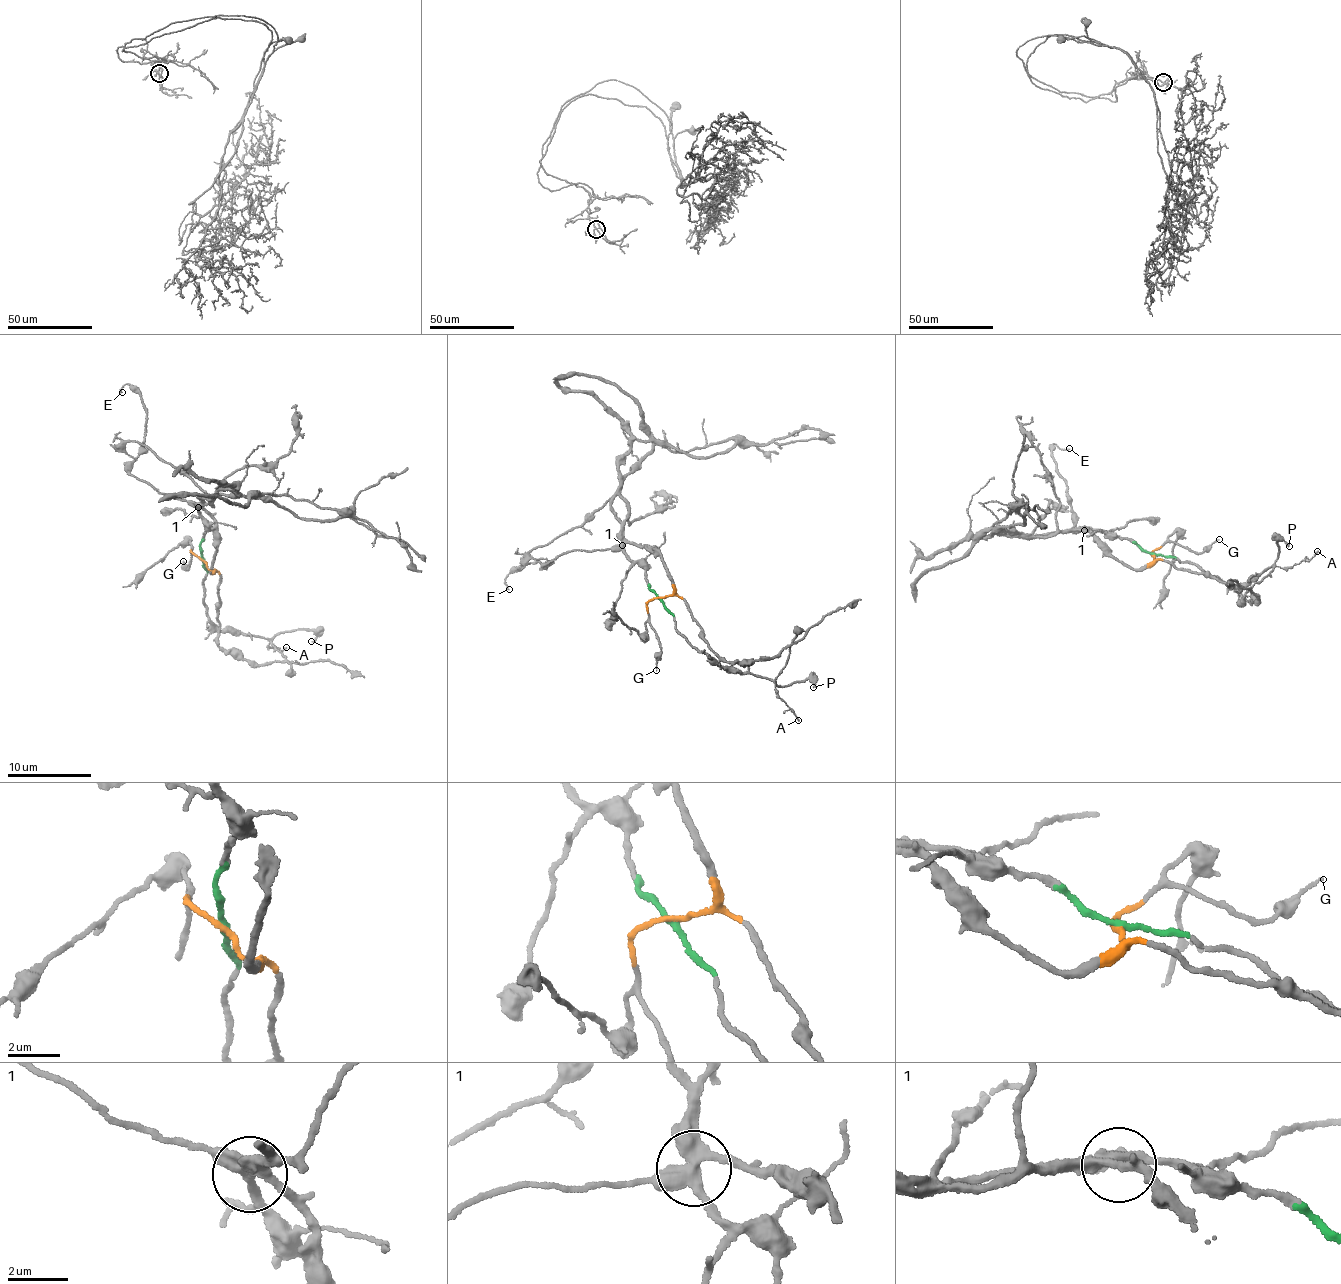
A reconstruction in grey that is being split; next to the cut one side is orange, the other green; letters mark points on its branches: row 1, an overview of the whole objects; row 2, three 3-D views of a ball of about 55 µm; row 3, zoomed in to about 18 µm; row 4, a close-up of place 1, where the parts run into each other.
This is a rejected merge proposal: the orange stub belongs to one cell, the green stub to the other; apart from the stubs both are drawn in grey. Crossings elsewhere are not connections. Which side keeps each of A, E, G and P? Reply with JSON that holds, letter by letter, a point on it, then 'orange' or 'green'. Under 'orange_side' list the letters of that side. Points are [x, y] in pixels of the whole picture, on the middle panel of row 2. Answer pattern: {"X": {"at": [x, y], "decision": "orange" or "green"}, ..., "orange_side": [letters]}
{"A": {"at": [798, 720], "decision": "green"}, "E": {"at": [509, 589], "decision": "orange"}, "G": {"at": [656, 670], "decision": "orange"}, "P": {"at": [813, 687], "decision": "green"}, "orange_side": ["E", "G"]}

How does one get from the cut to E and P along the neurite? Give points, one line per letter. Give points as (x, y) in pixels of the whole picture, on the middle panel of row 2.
E: (659, 598), (672, 590), (665, 563), (631, 543), (569, 551), (544, 567), (516, 568), (505, 578), (509, 590)
P: (659, 598), (673, 615), (677, 633), (720, 665), (771, 678), (777, 684), (807, 680), (813, 683), (812, 687)

